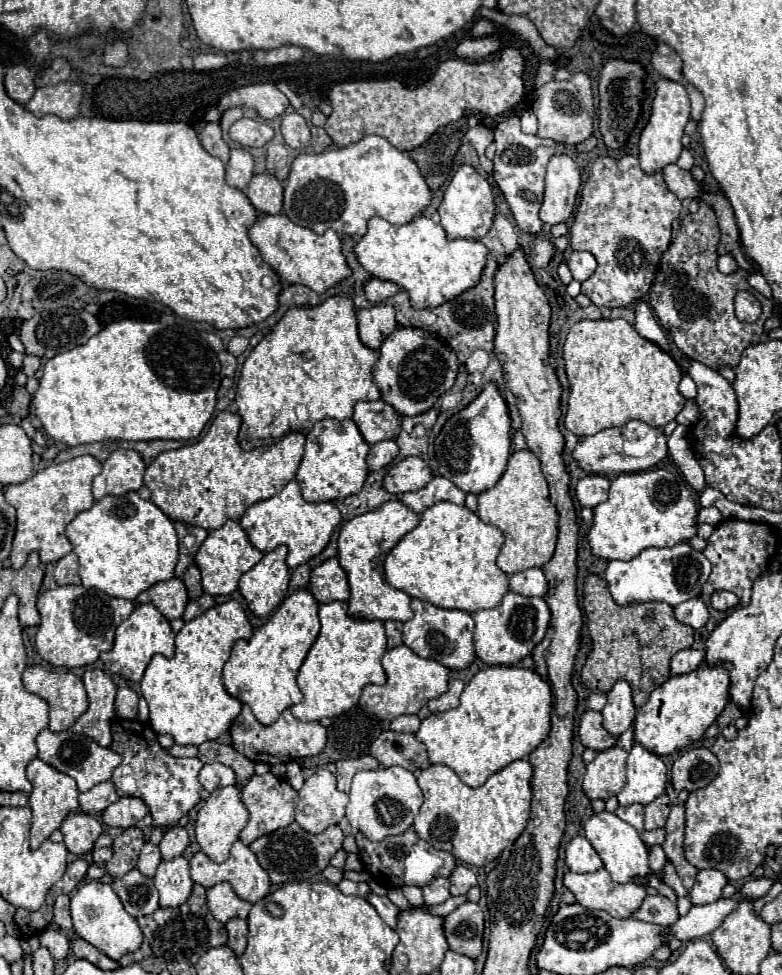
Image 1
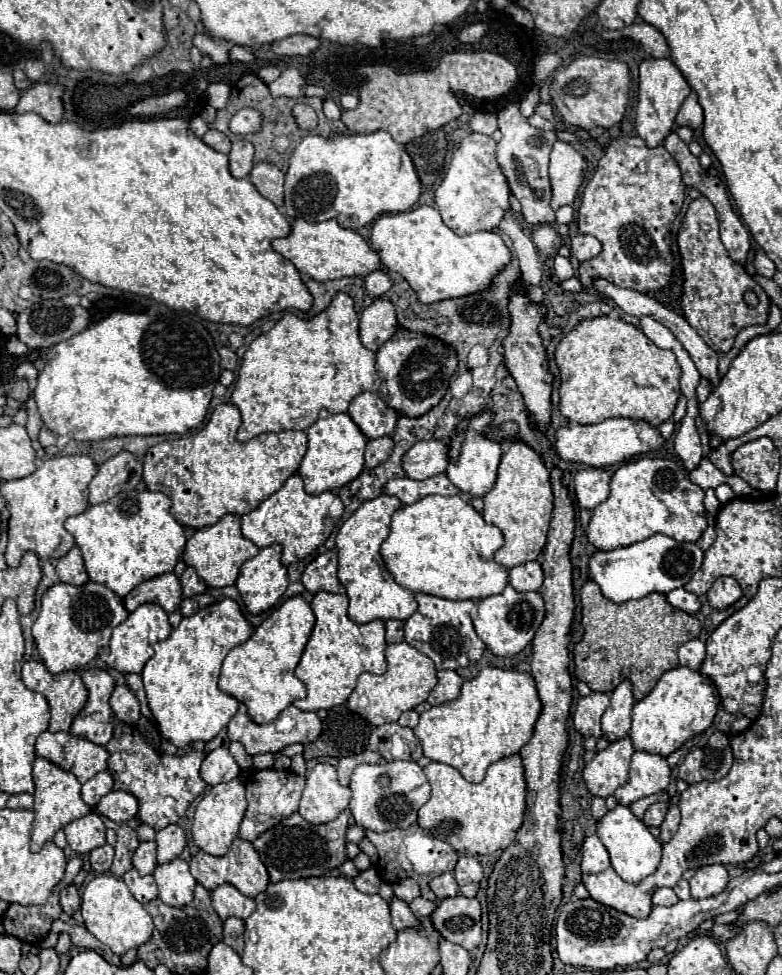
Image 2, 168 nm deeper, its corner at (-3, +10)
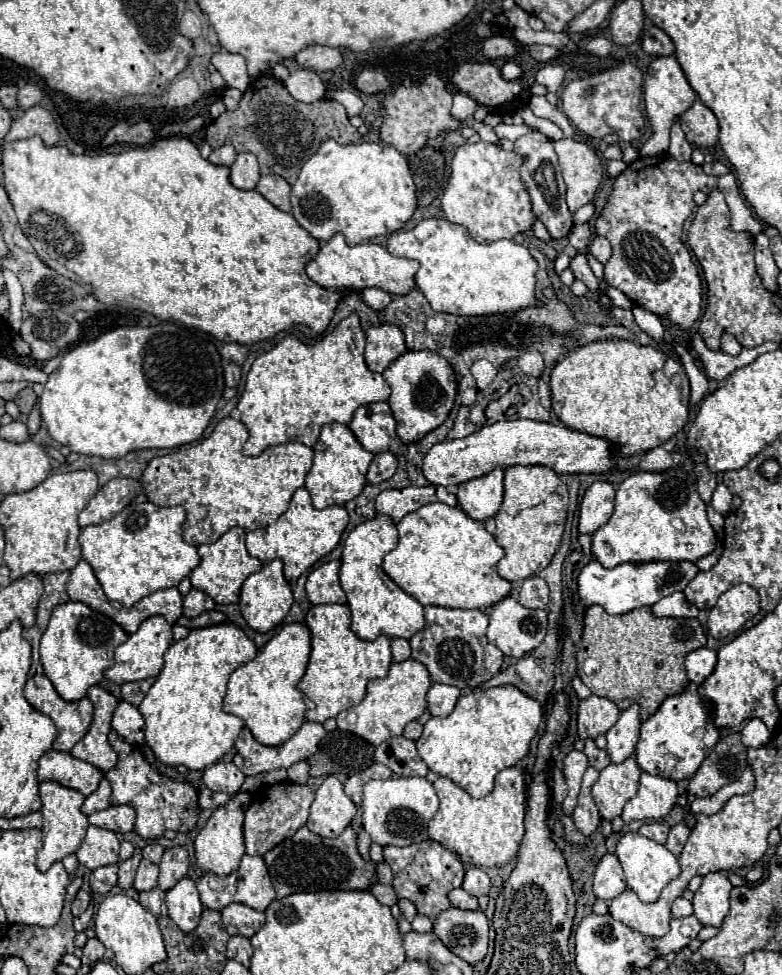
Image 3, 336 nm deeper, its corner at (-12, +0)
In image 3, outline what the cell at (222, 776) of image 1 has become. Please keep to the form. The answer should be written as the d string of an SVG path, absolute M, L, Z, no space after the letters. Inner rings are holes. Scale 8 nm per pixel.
M219 761L203 771L203 783L211 791L223 791L223 793L237 793L245 781L245 775L239 767L233 763Z

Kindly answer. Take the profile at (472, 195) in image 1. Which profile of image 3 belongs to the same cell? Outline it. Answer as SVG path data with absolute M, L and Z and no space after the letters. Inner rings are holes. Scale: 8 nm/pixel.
M463 143L455 149L453 161L451 161L451 177L447 183L447 189L441 197L441 209L445 217L451 223L463 225L469 235L479 243L493 243L499 239L513 239L517 233L529 231L535 223L535 215L531 209L531 199L527 193L527 187L519 175L519 167L523 165L523 159L515 151L505 151L495 143Z

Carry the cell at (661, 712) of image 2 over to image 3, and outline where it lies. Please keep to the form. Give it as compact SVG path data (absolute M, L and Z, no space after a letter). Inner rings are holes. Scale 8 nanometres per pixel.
M691 683L683 693L663 701L655 715L641 725L639 743L635 747L635 759L641 771L651 775L665 775L673 781L683 781L695 775L703 759L713 751L719 741L719 731L713 725L709 703L697 693L697 685Z

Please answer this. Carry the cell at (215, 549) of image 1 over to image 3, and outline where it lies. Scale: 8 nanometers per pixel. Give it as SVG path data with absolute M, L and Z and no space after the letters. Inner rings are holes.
M241 527L229 529L219 541L215 541L211 545L199 545L199 555L201 555L201 563L189 575L191 585L195 589L201 589L203 593L207 593L215 603L223 603L223 605L237 603L243 581L251 573L257 573L263 567L263 563L259 559L255 559L247 553L245 531Z

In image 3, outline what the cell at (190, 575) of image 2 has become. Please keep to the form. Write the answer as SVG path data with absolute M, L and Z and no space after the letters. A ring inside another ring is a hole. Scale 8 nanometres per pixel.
M191 589L183 599L183 615L189 619L201 615L203 611L211 611L211 609L215 609L215 601L199 589Z

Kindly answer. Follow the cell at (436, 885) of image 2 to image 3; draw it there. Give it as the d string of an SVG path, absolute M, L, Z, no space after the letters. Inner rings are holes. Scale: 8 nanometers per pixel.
M463 889L451 891L449 899L451 899L451 905L453 905L453 907L459 907L459 909L471 909L471 911L477 911L477 907L479 907L477 897L469 895L469 893L463 891Z

